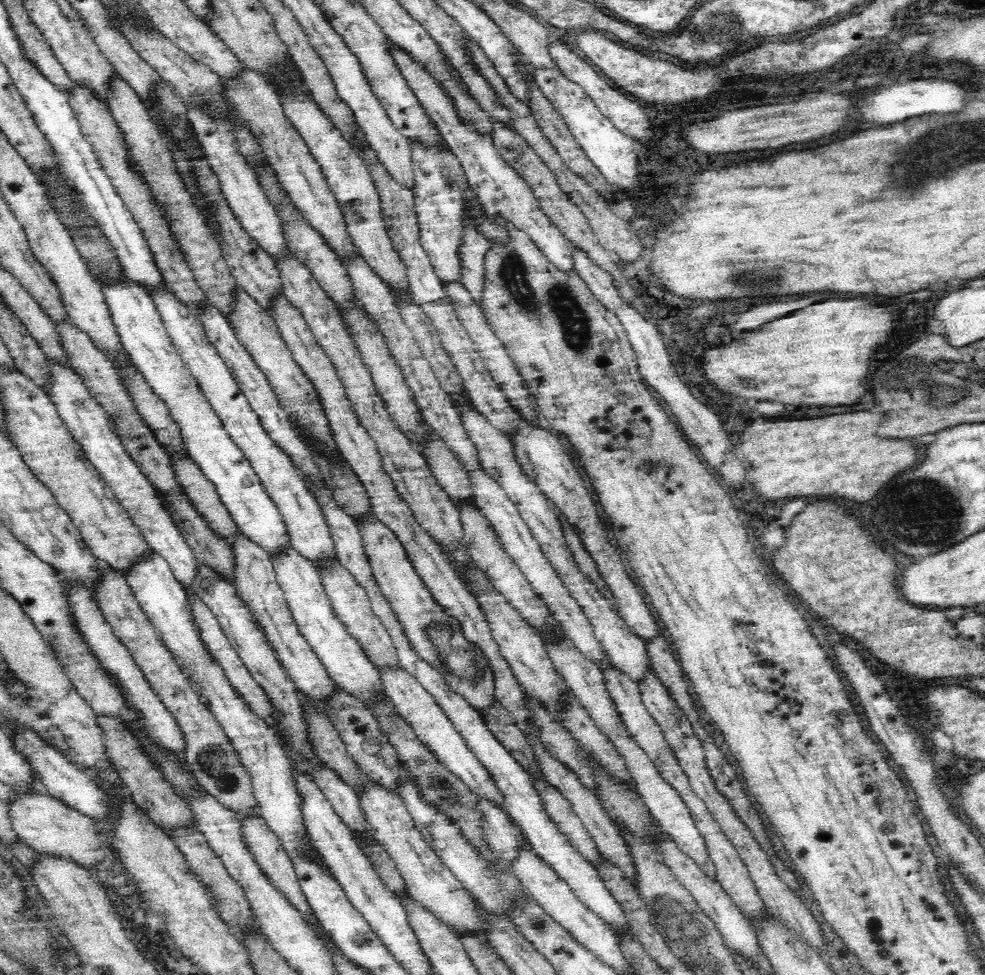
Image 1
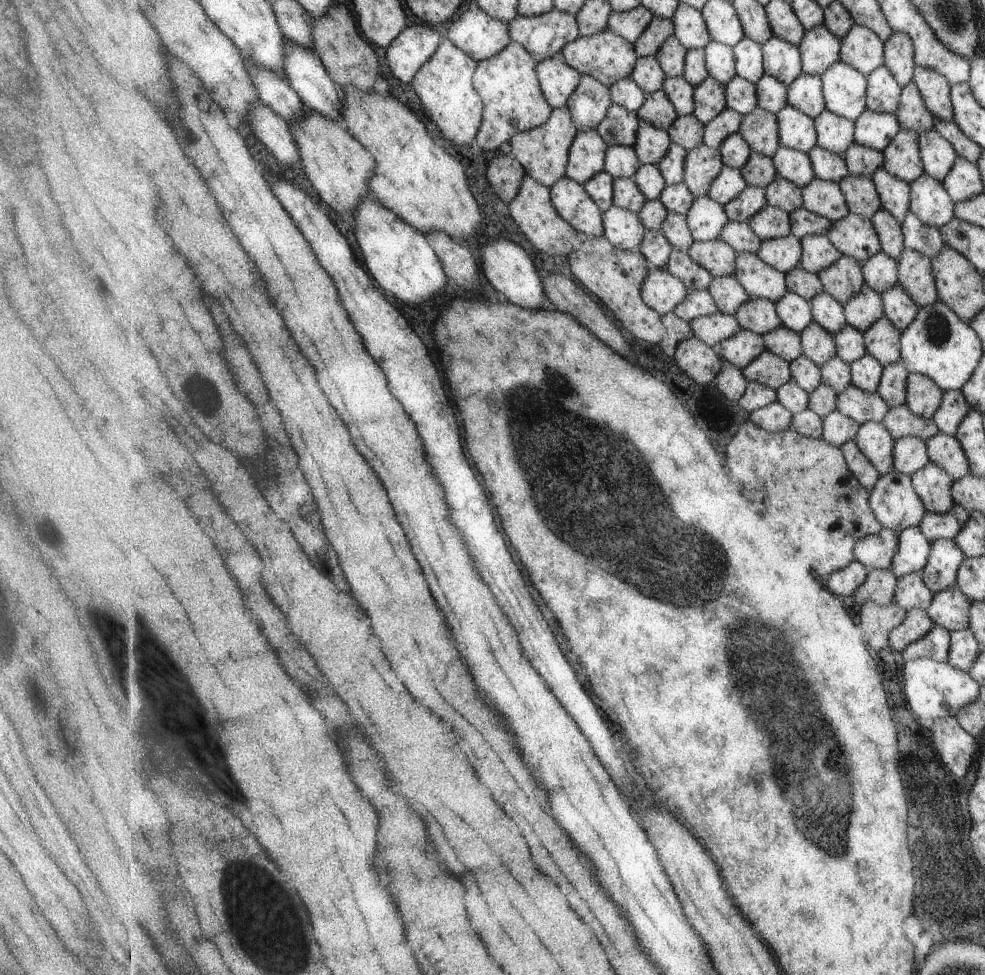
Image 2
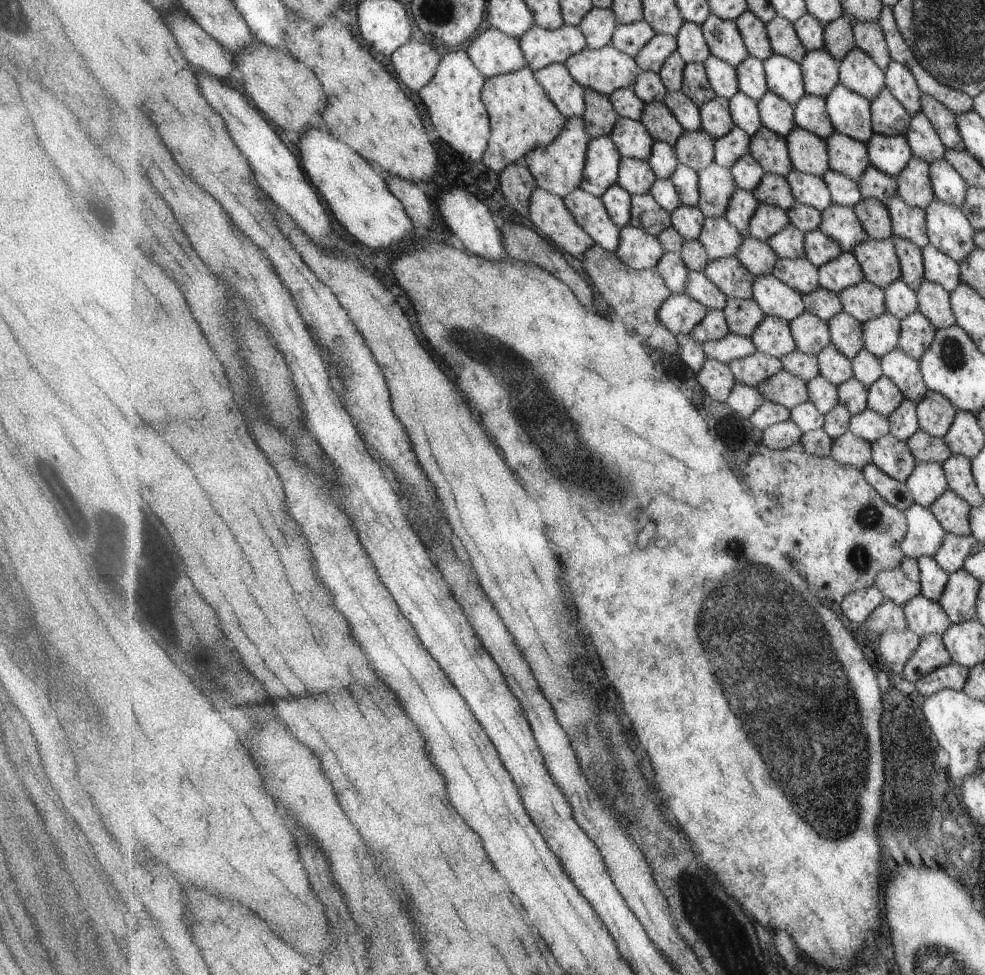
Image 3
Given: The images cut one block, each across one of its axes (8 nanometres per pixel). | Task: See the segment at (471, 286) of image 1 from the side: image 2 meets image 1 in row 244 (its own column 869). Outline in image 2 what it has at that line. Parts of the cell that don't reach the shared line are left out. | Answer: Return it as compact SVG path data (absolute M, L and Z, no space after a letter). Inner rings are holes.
M855 441L845 442L841 448L854 478L859 480L867 490L873 490L881 480L882 475L879 470L871 464L871 460L867 458Z

